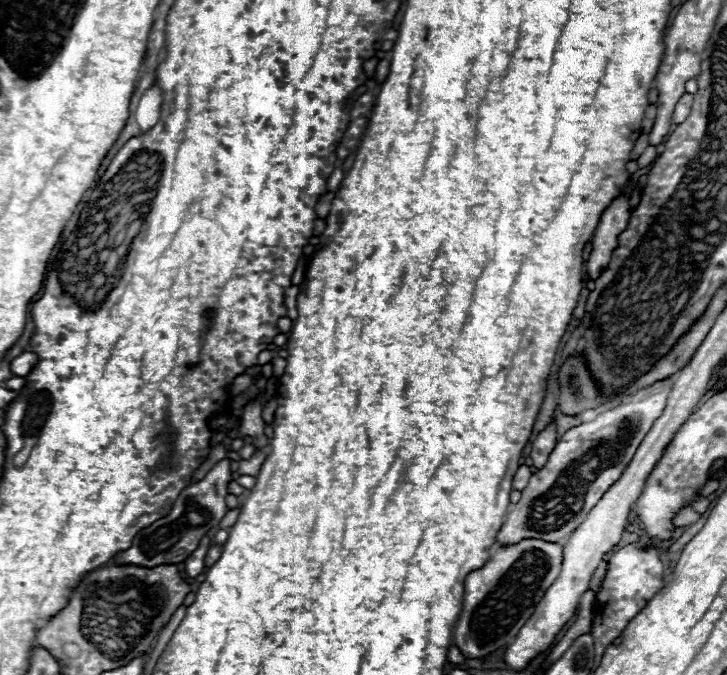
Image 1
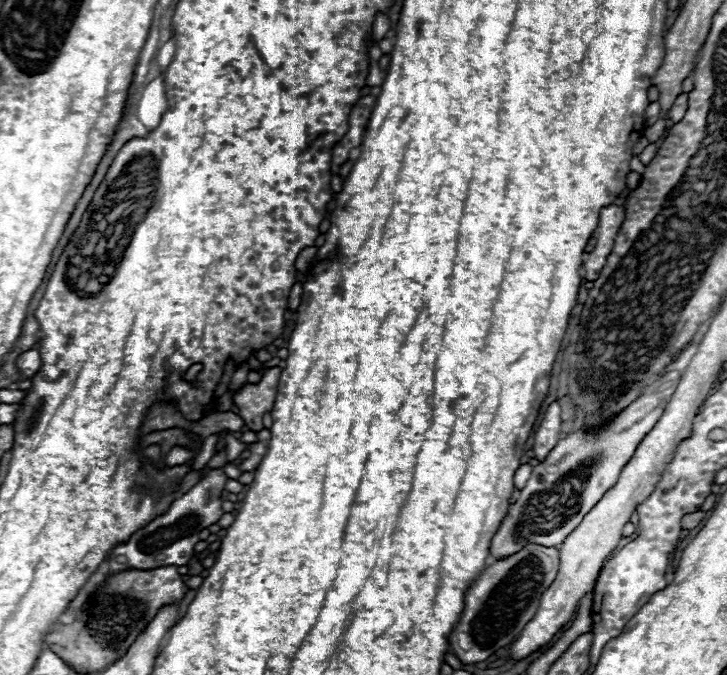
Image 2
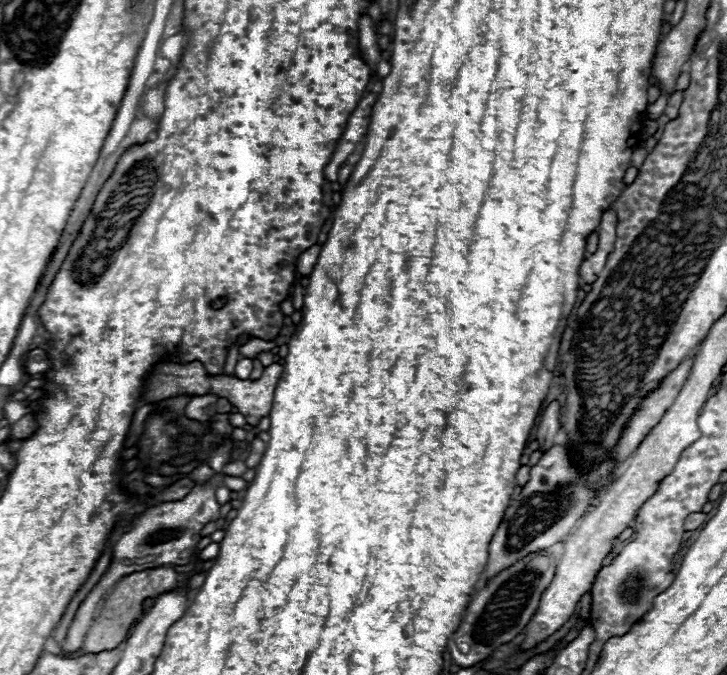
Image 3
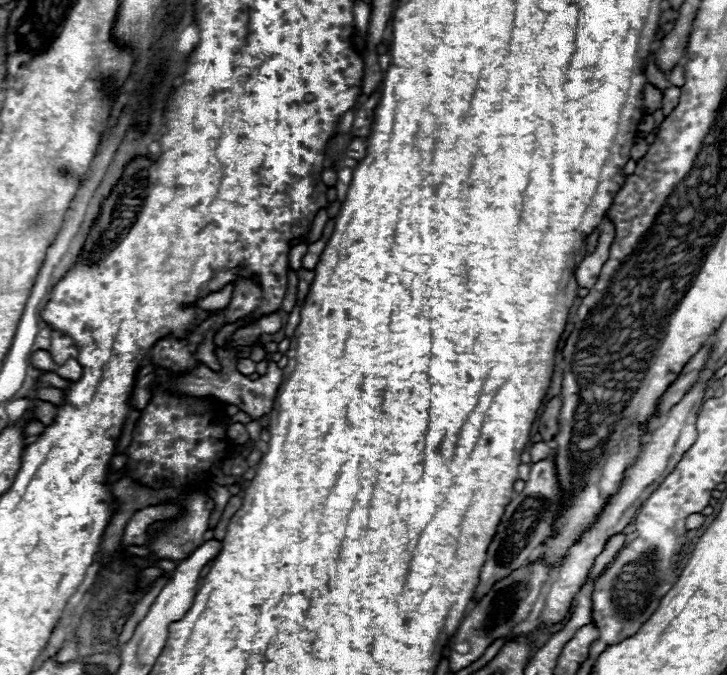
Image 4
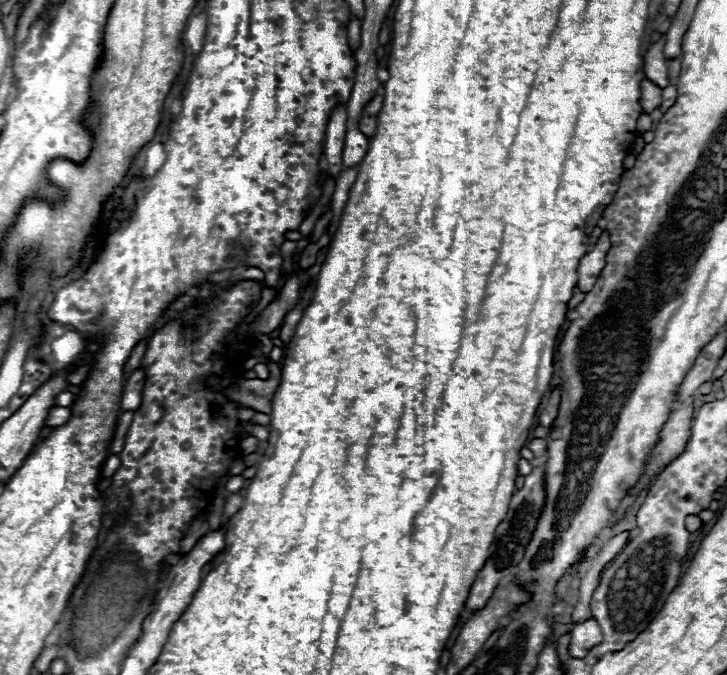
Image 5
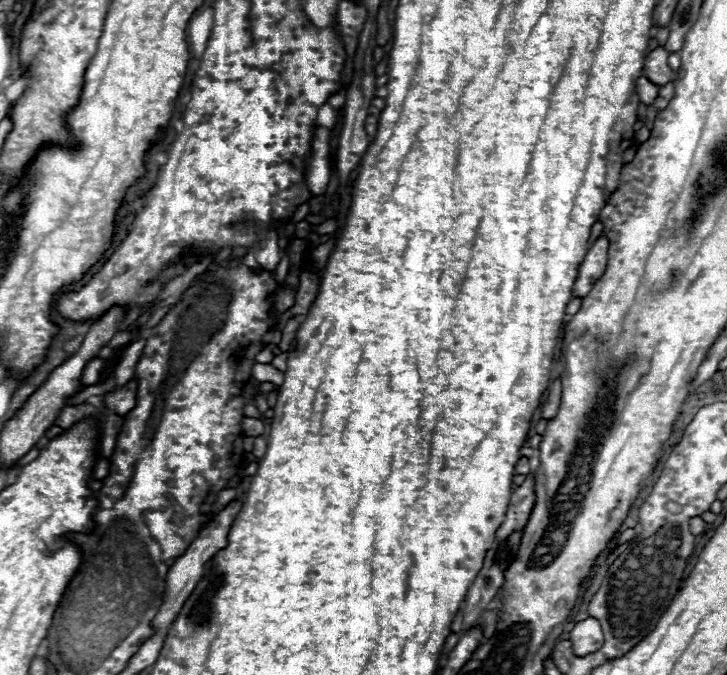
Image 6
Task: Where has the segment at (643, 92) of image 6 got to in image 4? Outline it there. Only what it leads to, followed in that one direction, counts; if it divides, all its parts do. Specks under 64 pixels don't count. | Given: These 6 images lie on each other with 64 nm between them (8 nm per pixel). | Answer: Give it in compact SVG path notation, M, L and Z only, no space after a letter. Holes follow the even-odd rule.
M646 86L646 90L644 90L644 108L646 110L658 110L660 102L662 102L660 90L654 88L654 86Z

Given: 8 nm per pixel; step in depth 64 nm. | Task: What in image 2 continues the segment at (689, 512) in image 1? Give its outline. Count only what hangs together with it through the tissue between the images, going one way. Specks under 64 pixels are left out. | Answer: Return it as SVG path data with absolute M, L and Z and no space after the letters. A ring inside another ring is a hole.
M698 510L698 512L690 512L690 514L684 514L680 526L686 528L686 530L692 530L692 528L696 528L696 526L702 522L702 518L704 518L704 512L702 512L702 510Z

